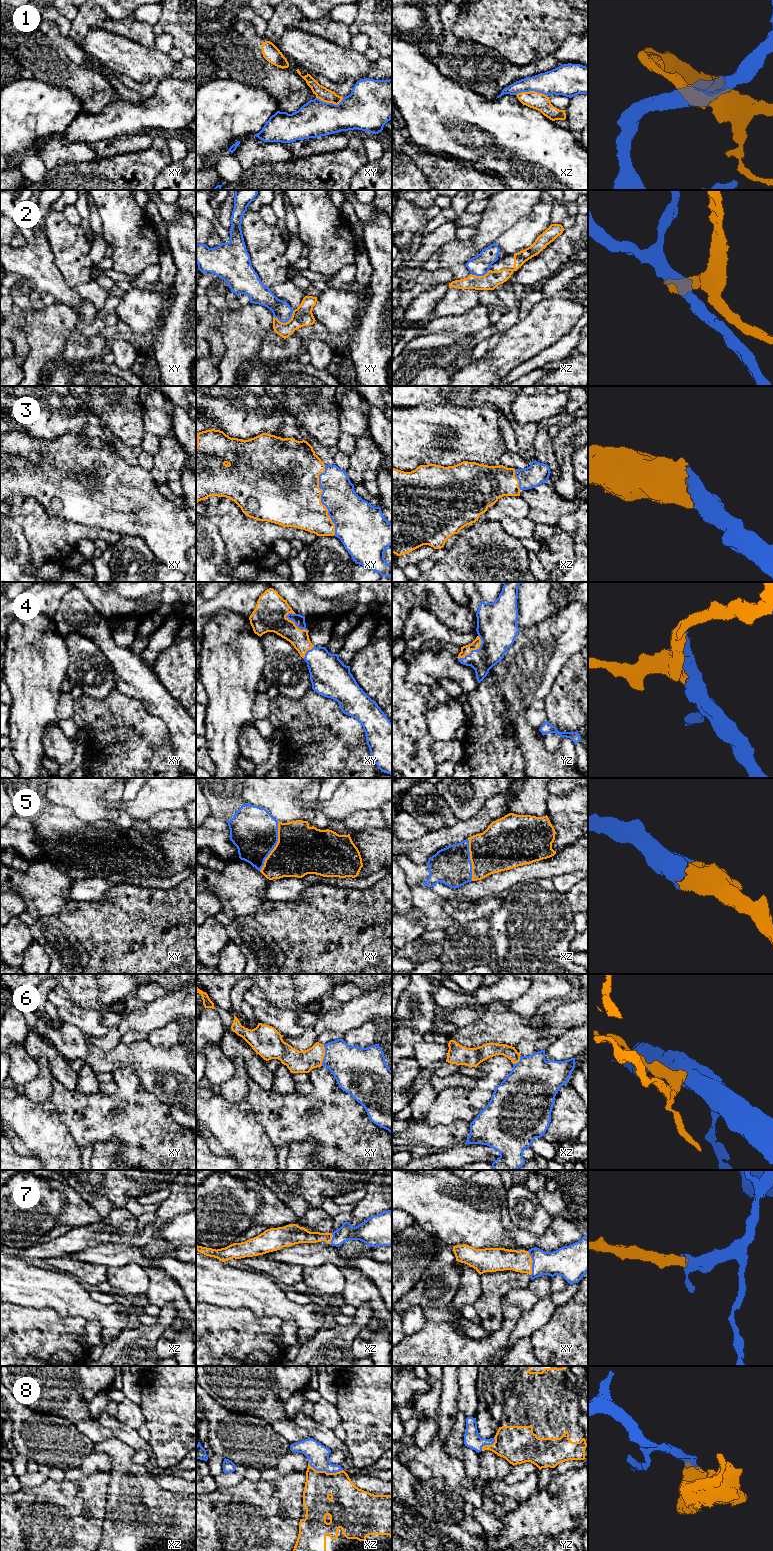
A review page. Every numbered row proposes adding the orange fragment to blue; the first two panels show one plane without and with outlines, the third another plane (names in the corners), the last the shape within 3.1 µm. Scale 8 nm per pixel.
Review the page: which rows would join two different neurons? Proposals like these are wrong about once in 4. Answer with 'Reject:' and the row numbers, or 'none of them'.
Reject: 1, 2

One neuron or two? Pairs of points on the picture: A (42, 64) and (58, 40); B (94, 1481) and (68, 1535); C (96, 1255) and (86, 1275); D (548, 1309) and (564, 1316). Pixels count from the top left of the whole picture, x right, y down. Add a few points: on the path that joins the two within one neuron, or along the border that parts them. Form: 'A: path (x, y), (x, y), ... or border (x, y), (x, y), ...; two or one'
A: border (43, 33), (66, 56); two
B: path (89, 1494), (72, 1513), (72, 1518), (68, 1522); one
C: border (70, 1255), (108, 1267); two
D: border (558, 1307), (552, 1316), (538, 1329); two

